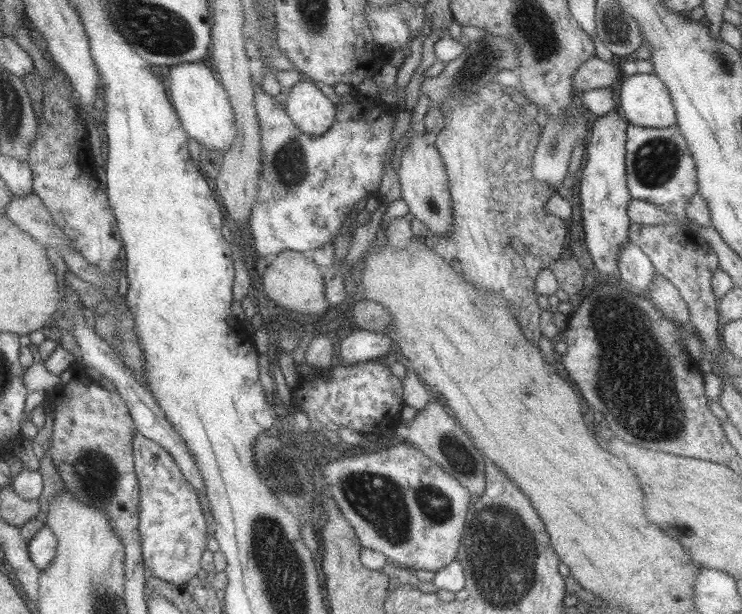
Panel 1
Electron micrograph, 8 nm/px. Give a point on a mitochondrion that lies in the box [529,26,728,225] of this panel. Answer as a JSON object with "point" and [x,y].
{"point":[655,162]}

